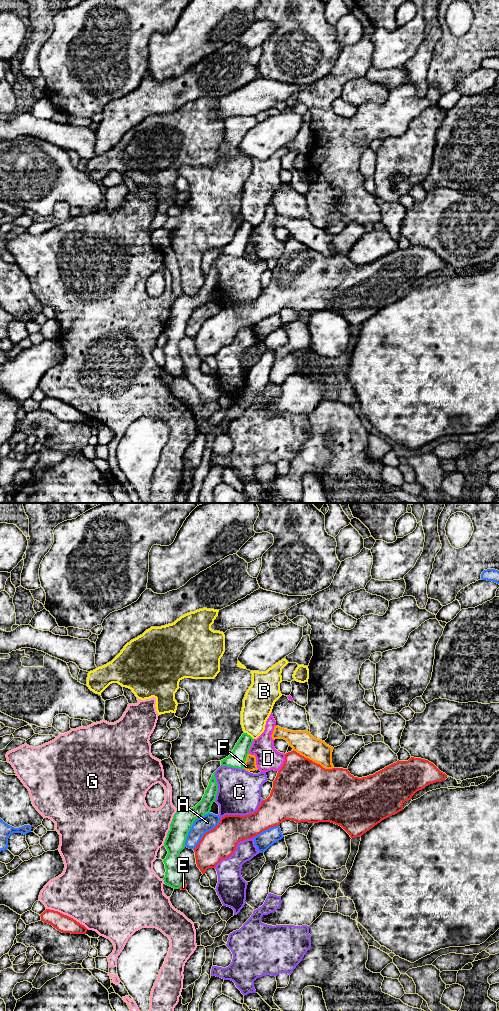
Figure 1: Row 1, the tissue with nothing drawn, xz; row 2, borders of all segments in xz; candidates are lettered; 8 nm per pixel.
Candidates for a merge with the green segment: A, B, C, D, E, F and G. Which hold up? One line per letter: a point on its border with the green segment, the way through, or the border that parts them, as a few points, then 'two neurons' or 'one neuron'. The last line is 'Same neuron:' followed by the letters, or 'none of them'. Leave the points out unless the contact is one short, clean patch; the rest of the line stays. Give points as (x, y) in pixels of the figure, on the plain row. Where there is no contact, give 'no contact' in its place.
A: xz (191, 314) | two neurons
B: xz (249, 223) | along xz (244, 220), (253, 226) | two neurons
C: xz (217, 274) | two neurons
D: xz (251, 233) | along xz (253, 227), (248, 241) | two neurons
E: xz (181, 373) | two neurons
F: xz (245, 248) | two neurons
G: xz (170, 315) | two neurons
Same neuron: none of them

